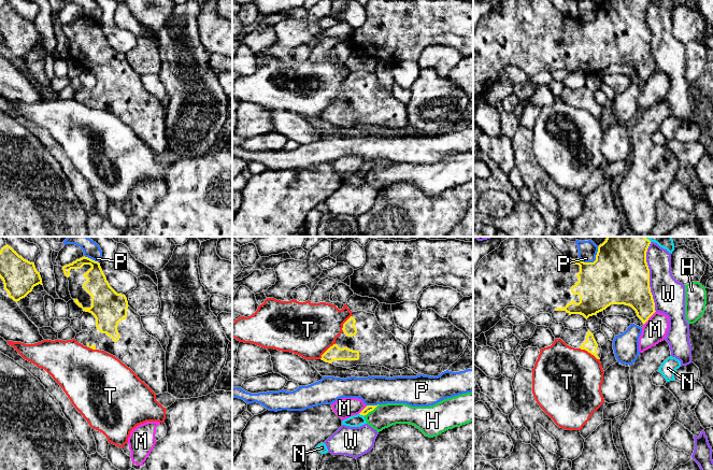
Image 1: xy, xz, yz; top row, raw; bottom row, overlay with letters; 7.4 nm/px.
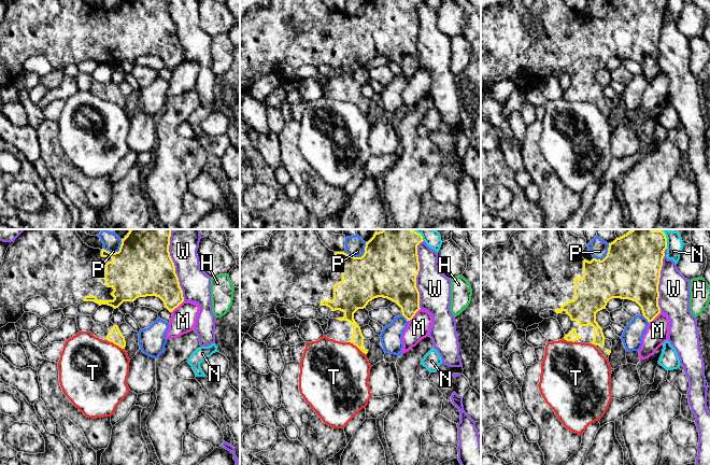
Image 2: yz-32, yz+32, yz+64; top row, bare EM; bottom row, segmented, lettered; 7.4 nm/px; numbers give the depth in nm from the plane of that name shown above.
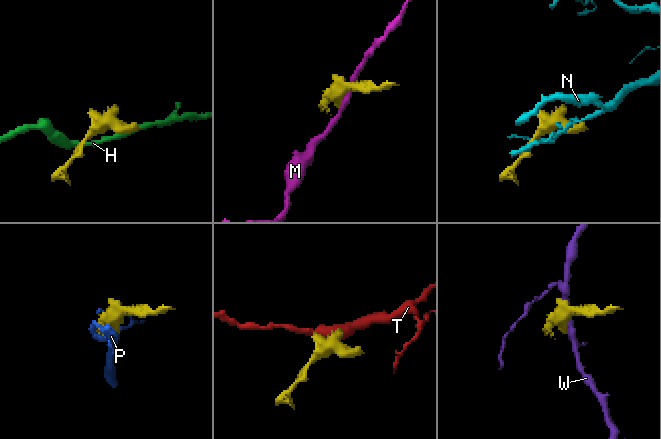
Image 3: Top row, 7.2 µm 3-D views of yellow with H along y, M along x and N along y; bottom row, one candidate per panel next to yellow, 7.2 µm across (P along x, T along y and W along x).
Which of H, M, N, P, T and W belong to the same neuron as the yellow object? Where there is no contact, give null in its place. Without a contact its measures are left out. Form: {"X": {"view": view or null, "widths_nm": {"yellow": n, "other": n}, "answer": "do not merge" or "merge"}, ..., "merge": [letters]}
{"H": {"view": "xz", "widths_nm": {"yellow": 50, "other": 180}, "answer": "do not merge"}, "M": {"view": "yz", "widths_nm": {"yellow": 260, "other": 180}, "answer": "do not merge"}, "N": {"view": "xz", "widths_nm": {"yellow": 50, "other": 100}, "answer": "do not merge"}, "P": {"view": "yz", "widths_nm": {"yellow": 440, "other": 140}, "answer": "do not merge"}, "T": {"view": "yz", "widths_nm": {"yellow": 100, "other": 460}, "answer": "do not merge"}, "W": {"view": "yz", "widths_nm": {"yellow": 440, "other": 240}, "answer": "do not merge"}, "merge": []}

